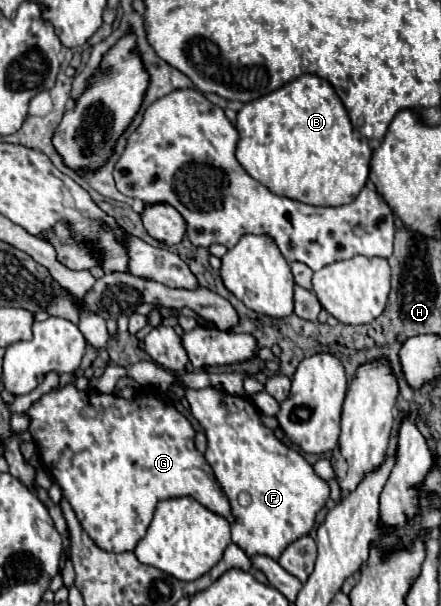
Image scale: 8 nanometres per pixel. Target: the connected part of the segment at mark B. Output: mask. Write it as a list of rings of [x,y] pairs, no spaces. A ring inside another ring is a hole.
[[[302,74],[282,88],[246,102],[238,112],[236,130],[240,134],[238,162],[274,194],[312,206],[342,206],[352,202],[368,180],[370,144],[366,138],[360,140],[334,88],[320,76]]]

